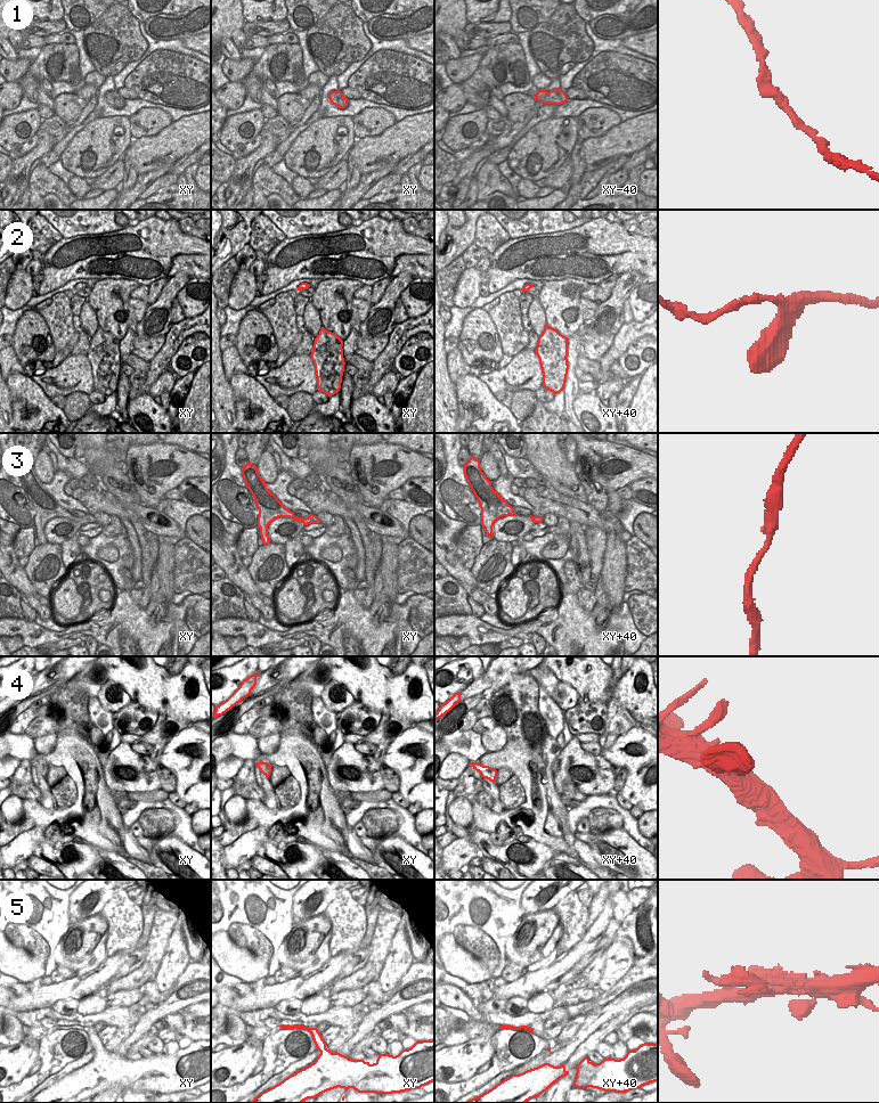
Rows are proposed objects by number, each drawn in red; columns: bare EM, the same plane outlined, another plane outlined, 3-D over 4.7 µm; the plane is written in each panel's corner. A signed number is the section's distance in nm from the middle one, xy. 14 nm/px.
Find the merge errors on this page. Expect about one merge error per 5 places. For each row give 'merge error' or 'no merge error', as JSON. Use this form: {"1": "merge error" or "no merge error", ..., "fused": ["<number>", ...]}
{"1": "no merge error", "2": "no merge error", "3": "no merge error", "4": "no merge error", "5": "no merge error", "fused": []}

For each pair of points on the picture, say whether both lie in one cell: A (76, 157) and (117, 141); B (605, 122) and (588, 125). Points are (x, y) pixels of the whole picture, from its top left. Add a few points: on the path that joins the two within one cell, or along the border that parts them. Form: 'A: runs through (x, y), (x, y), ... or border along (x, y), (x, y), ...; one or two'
A: runs through (84, 149), (89, 145), (107, 145); one
B: runs through (601, 124), (593, 124); one

